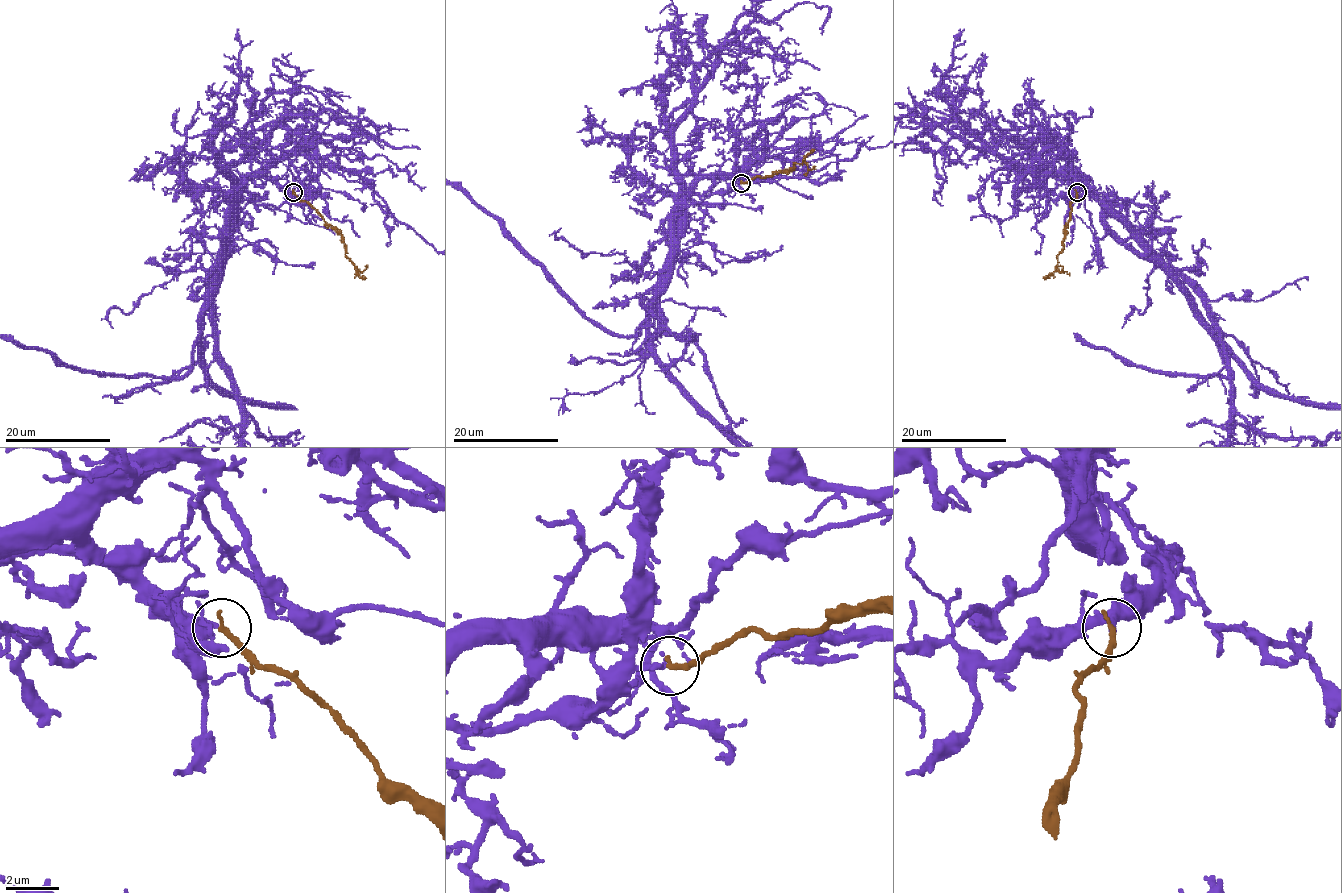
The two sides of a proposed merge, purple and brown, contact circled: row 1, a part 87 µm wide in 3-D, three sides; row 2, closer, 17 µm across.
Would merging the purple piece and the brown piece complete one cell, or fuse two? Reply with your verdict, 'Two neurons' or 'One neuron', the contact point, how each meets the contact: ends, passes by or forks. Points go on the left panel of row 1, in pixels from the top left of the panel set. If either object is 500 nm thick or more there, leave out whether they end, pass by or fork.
One neuron. Place: (293, 192). At the ring purple ends. At the ring brown ends

